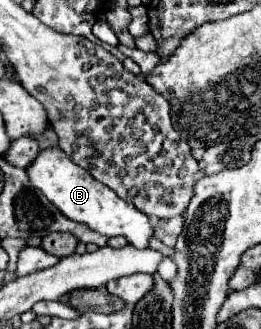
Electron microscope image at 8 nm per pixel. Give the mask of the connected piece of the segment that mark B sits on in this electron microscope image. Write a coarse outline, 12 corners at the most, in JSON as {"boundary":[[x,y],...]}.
{"boundary":[[59,147],[27,169],[71,221],[147,249],[145,213]]}

